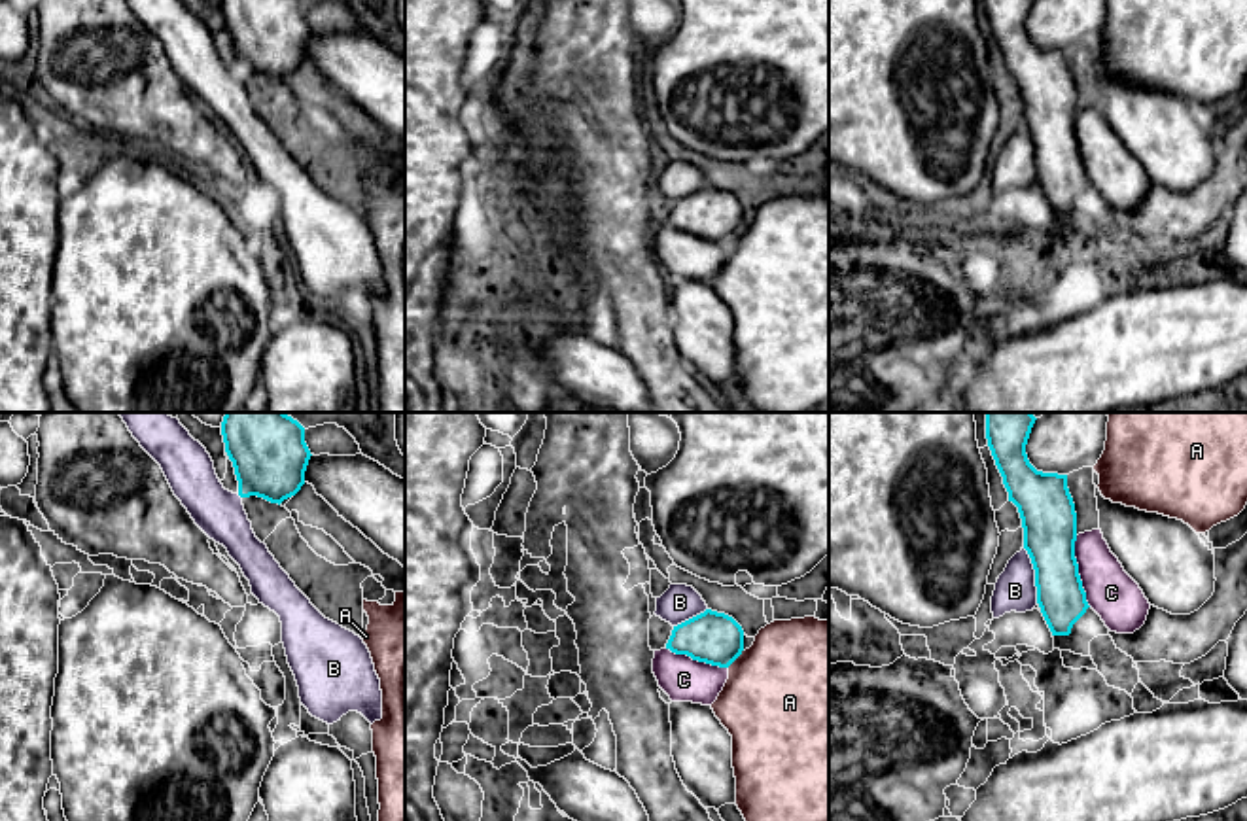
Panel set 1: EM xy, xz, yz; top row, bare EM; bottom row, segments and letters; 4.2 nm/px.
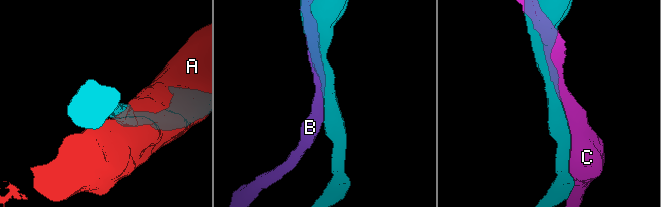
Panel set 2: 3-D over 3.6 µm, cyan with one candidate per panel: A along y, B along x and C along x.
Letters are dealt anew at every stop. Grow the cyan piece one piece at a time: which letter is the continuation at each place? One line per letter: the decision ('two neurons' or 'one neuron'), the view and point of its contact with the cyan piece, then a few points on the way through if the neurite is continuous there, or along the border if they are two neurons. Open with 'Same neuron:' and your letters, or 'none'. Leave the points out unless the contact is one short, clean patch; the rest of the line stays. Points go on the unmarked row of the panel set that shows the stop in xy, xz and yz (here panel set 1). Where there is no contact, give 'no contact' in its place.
Same neuron: none
A: two neurons | xz (735, 235)
B: two neurons | yz (1036, 152)
C: two neurons | yz (1077, 148)

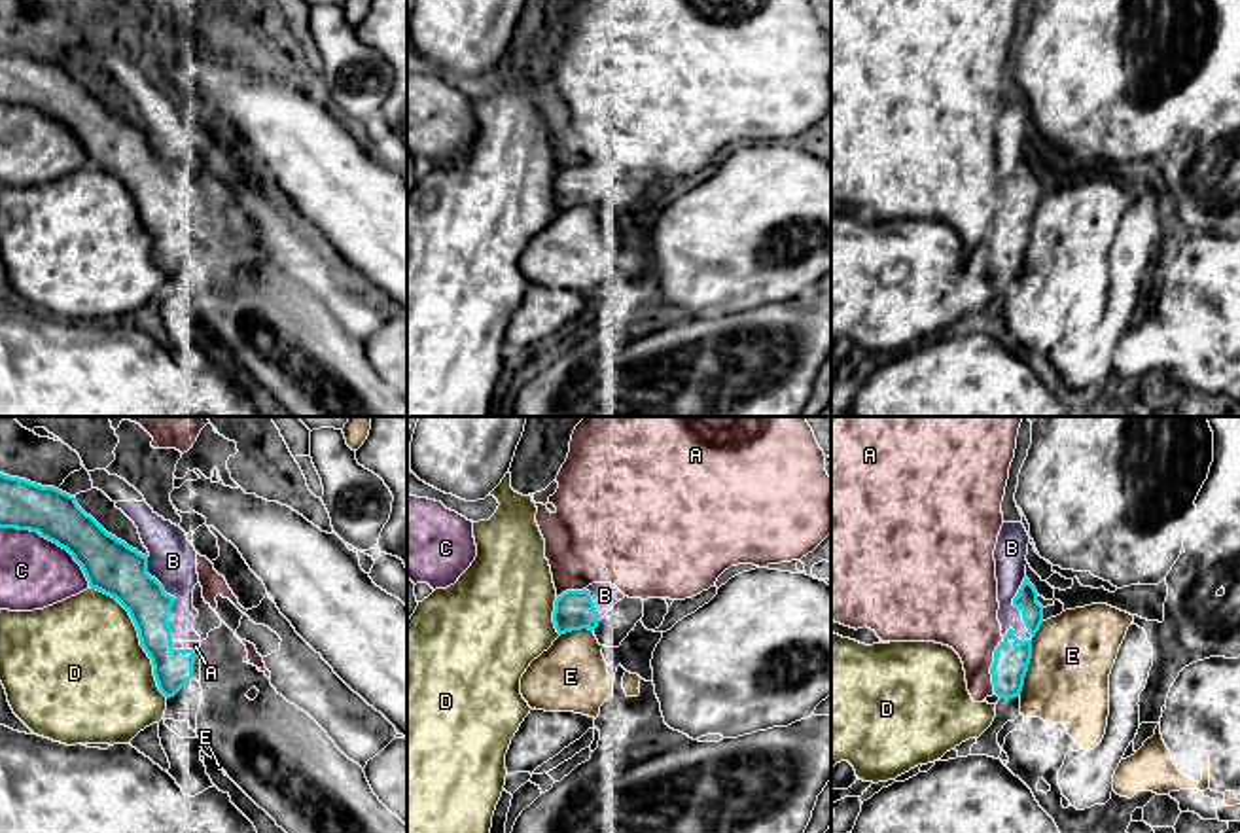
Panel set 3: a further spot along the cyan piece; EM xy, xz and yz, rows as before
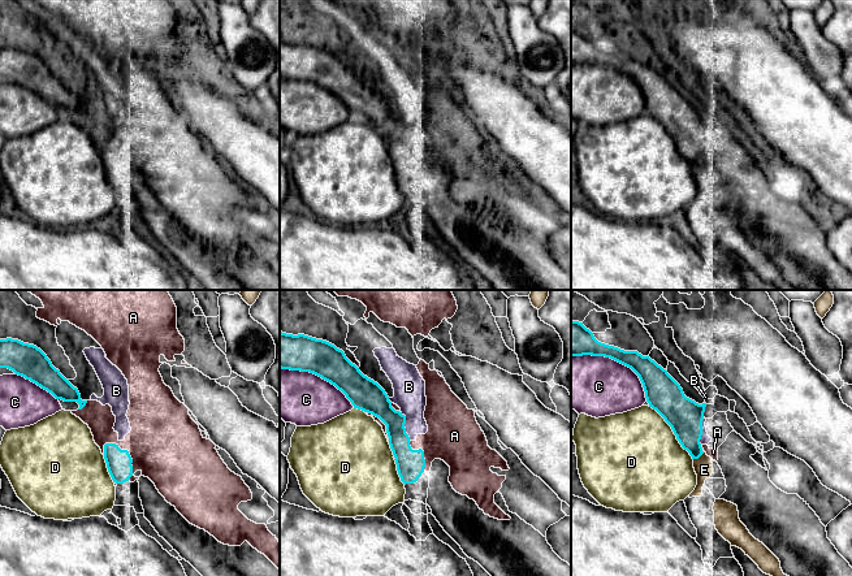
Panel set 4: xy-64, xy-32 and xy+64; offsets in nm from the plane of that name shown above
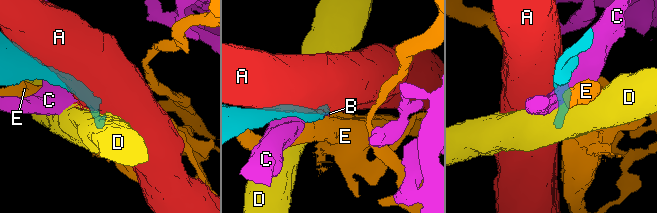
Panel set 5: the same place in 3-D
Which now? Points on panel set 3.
Same neuron: B
A: two neurons | yz (992, 241)
B: one neuron | yz (1019, 184)
C: two neurons | xy (52, 116)
D: two neurons | xy (139, 212)
E: two neurons | yz (1030, 233)

